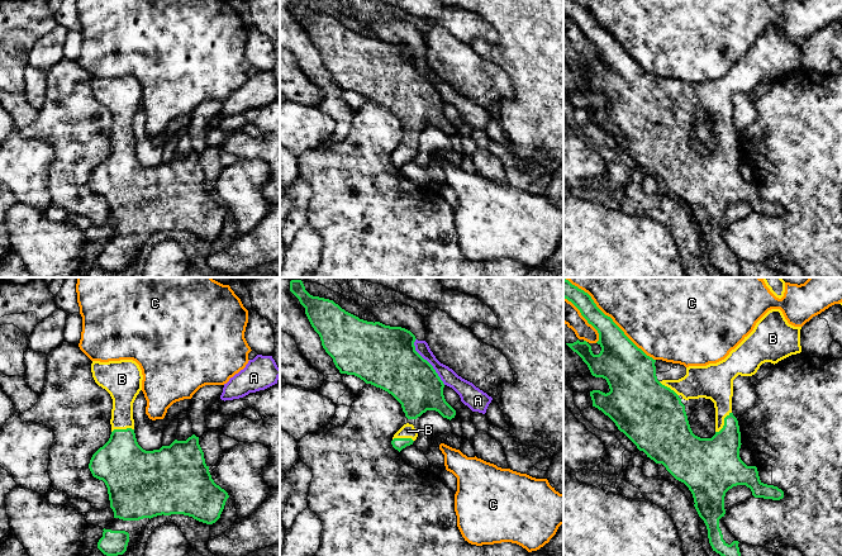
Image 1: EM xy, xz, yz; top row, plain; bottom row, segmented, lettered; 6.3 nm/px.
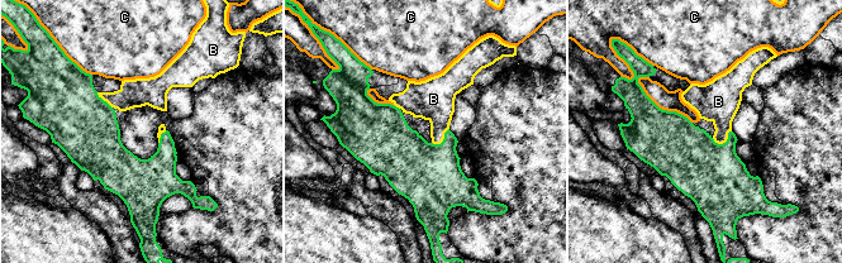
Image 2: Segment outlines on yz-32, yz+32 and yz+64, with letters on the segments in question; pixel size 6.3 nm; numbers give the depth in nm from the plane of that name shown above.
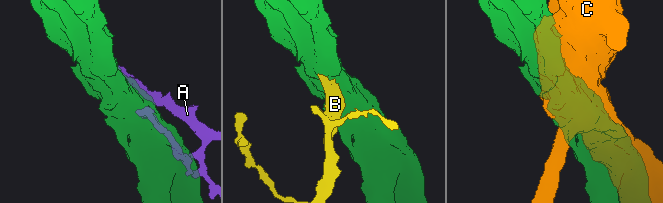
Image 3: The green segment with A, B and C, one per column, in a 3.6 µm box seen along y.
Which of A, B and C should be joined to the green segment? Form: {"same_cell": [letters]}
{"same_cell": ["B"]}

